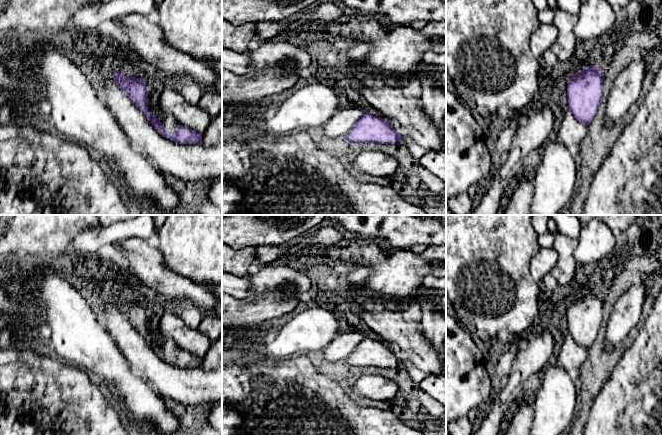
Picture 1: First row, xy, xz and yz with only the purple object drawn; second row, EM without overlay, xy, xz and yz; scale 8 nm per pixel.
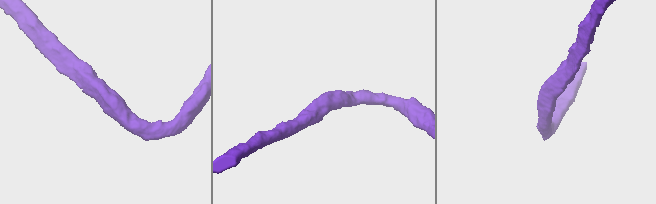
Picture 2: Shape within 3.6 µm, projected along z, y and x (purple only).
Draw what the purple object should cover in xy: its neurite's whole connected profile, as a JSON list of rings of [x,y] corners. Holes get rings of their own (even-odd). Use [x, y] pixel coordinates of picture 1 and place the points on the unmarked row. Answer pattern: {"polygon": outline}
{"polygon": [[[117,293],[114,295],[114,298],[115,302],[113,304],[105,298],[102,300],[104,312],[100,314],[100,320],[115,340],[129,364],[139,370],[157,393],[165,398],[186,405],[209,404],[222,401],[222,366],[212,371],[203,371],[201,369],[202,357],[197,357],[195,354],[180,348],[176,351],[175,357],[168,358],[163,347],[148,334],[148,316],[144,304],[142,302],[127,302]]]}

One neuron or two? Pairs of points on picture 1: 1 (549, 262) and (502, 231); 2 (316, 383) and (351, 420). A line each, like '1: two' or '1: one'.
1: two
2: one

